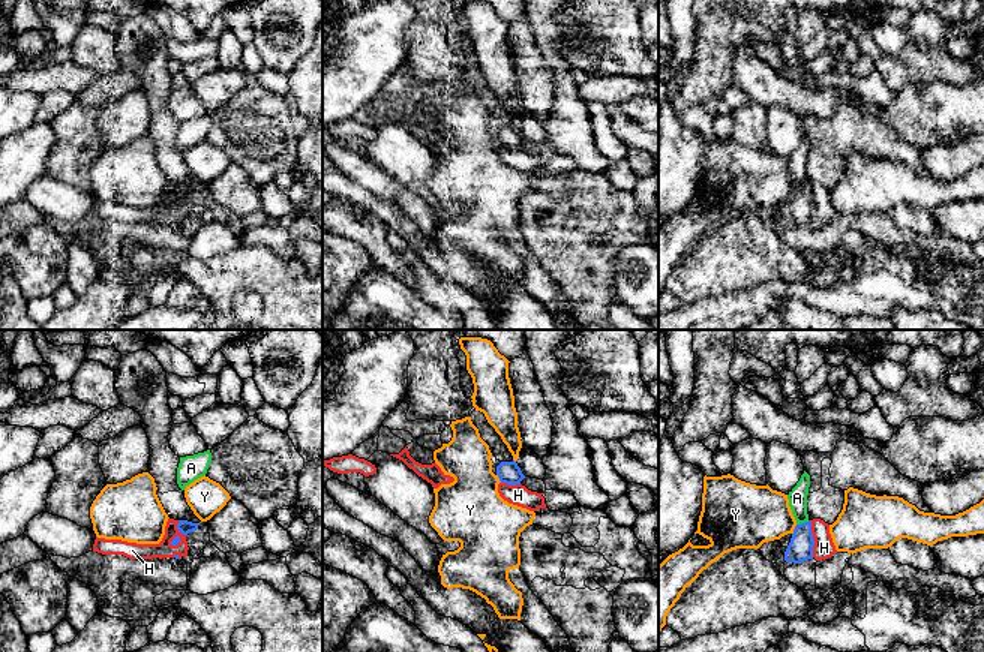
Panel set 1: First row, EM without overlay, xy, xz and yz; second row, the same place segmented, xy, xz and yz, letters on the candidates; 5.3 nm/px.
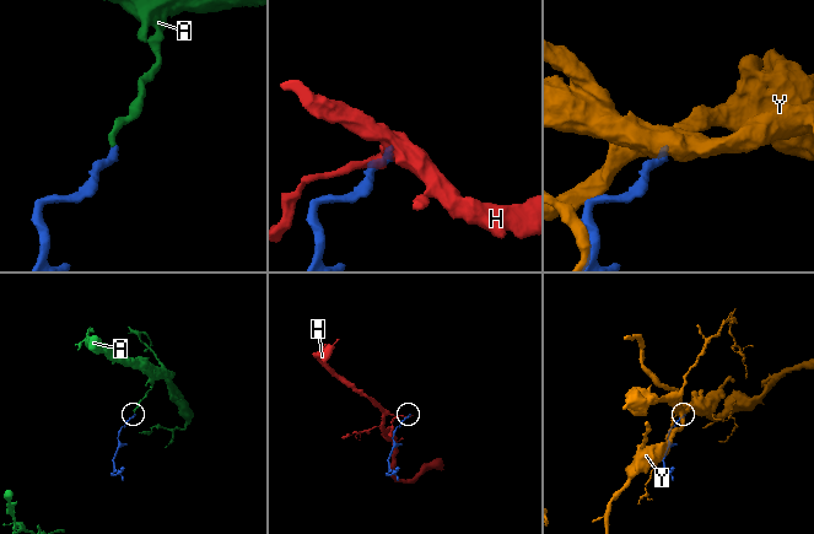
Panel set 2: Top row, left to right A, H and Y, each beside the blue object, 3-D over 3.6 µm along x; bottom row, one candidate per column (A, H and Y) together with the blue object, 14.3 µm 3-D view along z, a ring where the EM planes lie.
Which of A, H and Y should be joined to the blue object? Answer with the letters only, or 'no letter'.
A

